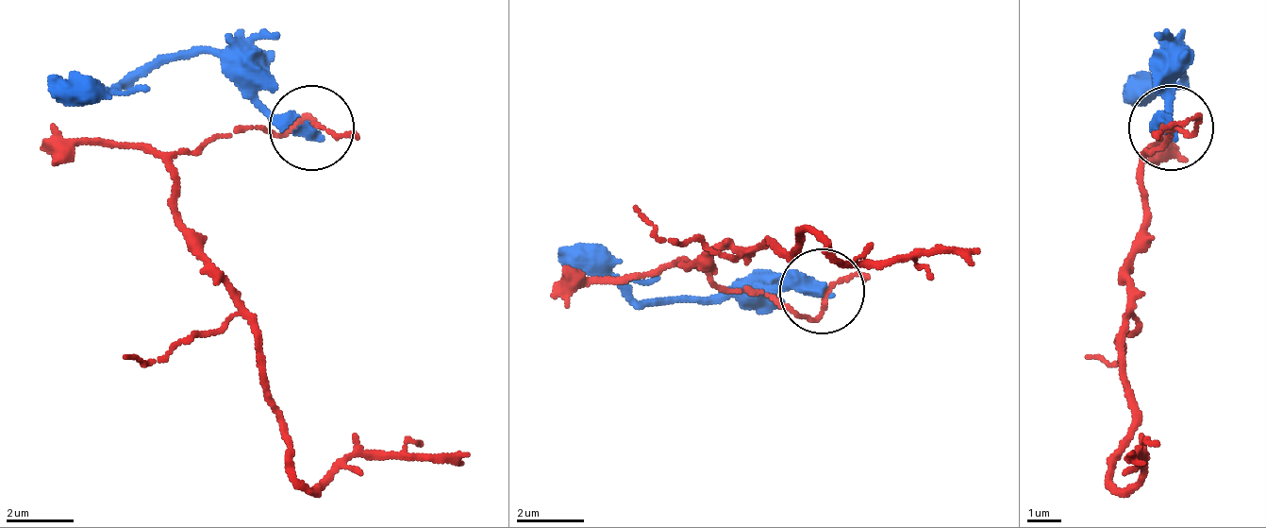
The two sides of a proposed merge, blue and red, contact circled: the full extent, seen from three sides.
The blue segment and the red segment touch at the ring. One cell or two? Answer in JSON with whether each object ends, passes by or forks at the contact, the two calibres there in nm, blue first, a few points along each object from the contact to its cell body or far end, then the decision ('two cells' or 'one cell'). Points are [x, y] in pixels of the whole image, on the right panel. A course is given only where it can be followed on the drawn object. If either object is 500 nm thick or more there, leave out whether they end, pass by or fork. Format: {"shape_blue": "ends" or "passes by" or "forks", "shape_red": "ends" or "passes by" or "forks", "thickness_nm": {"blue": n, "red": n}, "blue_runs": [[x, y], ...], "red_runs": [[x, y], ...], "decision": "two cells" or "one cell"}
{"thickness_nm": {"blue": 500, "red": 90}, "blue_runs": [[1169, 129], [1177, 53], [1177, 78], [1126, 78]], "red_runs": [[1169, 129], [1194, 121], [1143, 163], [1126, 350], [1135, 435], [1109, 478], [1135, 486], [1143, 461]], "decision": "two cells"}

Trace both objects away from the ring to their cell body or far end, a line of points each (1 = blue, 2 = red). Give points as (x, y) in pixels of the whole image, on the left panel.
1: (313, 129), (288, 129), (211, 53), (160, 53), (118, 78), (50, 78)
2: (313, 129), (203, 138), (169, 163), (186, 248), (262, 350), (296, 478), (322, 486), (356, 452), (466, 461)

